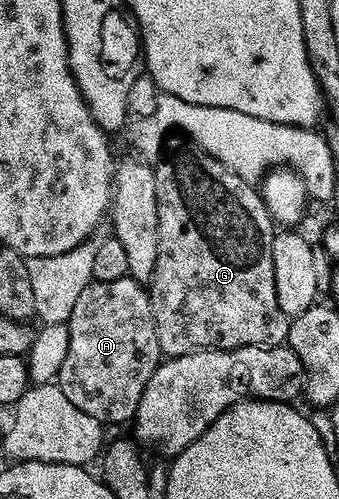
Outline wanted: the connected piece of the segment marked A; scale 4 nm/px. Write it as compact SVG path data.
M132 276L117 279L117 283L94 280L89 287L85 287L85 291L81 291L81 299L77 299L77 308L73 310L69 324L69 356L65 359L65 367L61 367L57 382L65 399L69 399L77 411L85 411L85 415L97 419L104 426L134 422L141 407L141 399L156 370L165 360L157 339L157 323L153 319L150 292Z

